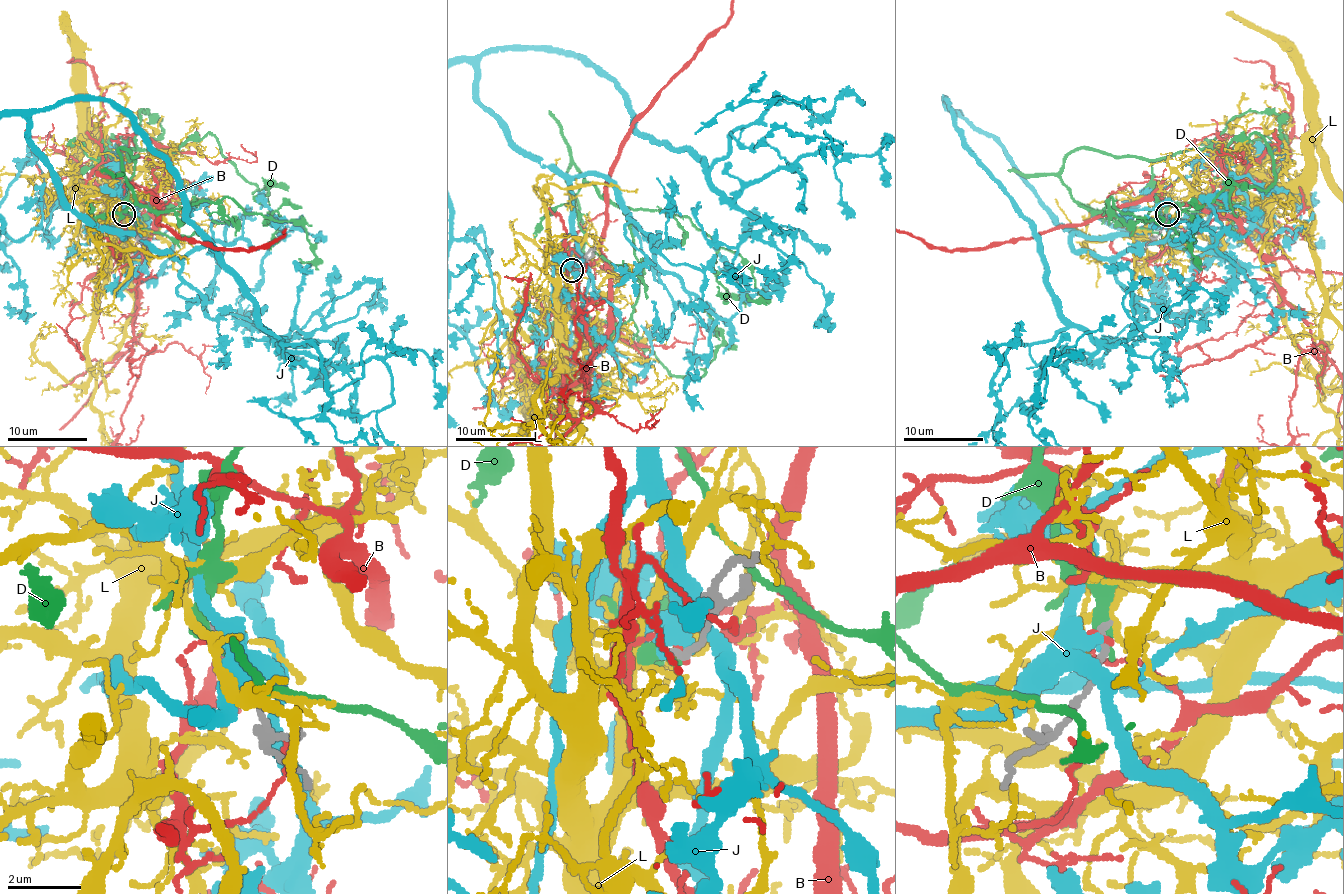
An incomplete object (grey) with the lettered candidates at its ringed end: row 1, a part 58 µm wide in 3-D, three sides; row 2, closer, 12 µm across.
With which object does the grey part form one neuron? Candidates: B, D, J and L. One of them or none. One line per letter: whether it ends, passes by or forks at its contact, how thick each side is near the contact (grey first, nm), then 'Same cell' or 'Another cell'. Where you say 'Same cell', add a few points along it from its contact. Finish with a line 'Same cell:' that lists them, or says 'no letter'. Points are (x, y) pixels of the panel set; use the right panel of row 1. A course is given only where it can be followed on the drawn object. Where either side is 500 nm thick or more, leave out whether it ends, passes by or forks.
B: It ends there. Thickness 240 nm (grey) against 130 nm. Another cell
D: Thickness 200 nm (grey) against 500 nm. Another cell
J: Thickness 260 nm (grey) against 550 nm. Another cell
L: It forks there. Thickness 140 nm (grey) against 170 nm. Another cell
Same cell: no letter

